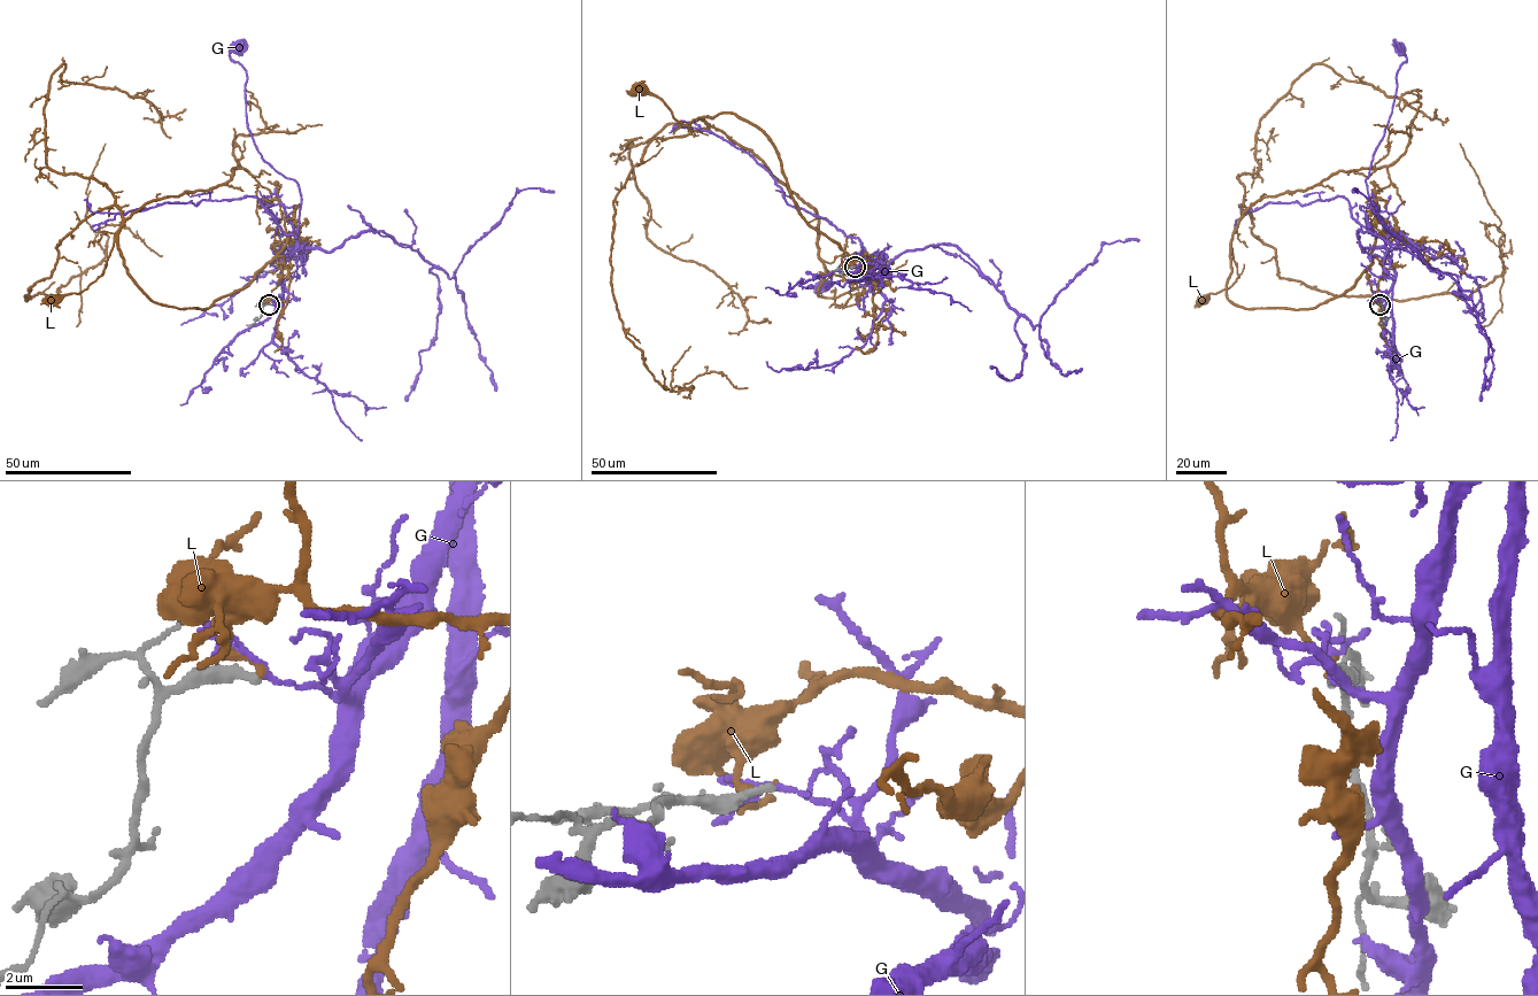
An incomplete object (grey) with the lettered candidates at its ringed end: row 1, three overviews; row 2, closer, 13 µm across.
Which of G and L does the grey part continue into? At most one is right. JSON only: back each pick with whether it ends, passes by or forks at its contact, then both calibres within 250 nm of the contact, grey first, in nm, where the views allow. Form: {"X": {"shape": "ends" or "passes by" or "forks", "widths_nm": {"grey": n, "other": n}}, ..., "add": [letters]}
{"add": []}

